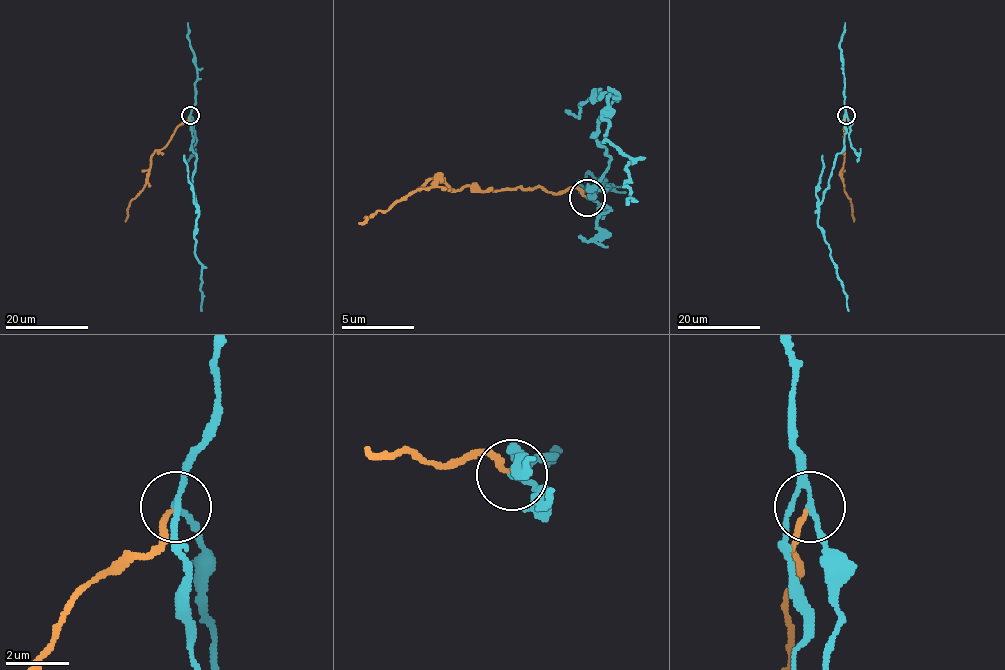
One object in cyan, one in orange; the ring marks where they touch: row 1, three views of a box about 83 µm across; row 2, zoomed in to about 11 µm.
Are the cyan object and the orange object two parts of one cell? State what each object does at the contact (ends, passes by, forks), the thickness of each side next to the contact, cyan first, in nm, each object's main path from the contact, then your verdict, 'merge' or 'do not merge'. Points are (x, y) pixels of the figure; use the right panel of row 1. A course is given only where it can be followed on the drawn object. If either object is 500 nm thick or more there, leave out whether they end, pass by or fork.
cyan forks; orange ends; calibres 120 and 150 nm; course cyan (847, 115), (843, 116), (843, 149), (836, 155), (828, 187), (819, 206), (818, 226), (830, 250), (849, 311); course orange (845, 116), (840, 177), (851, 202), (854, 221); do not merge

